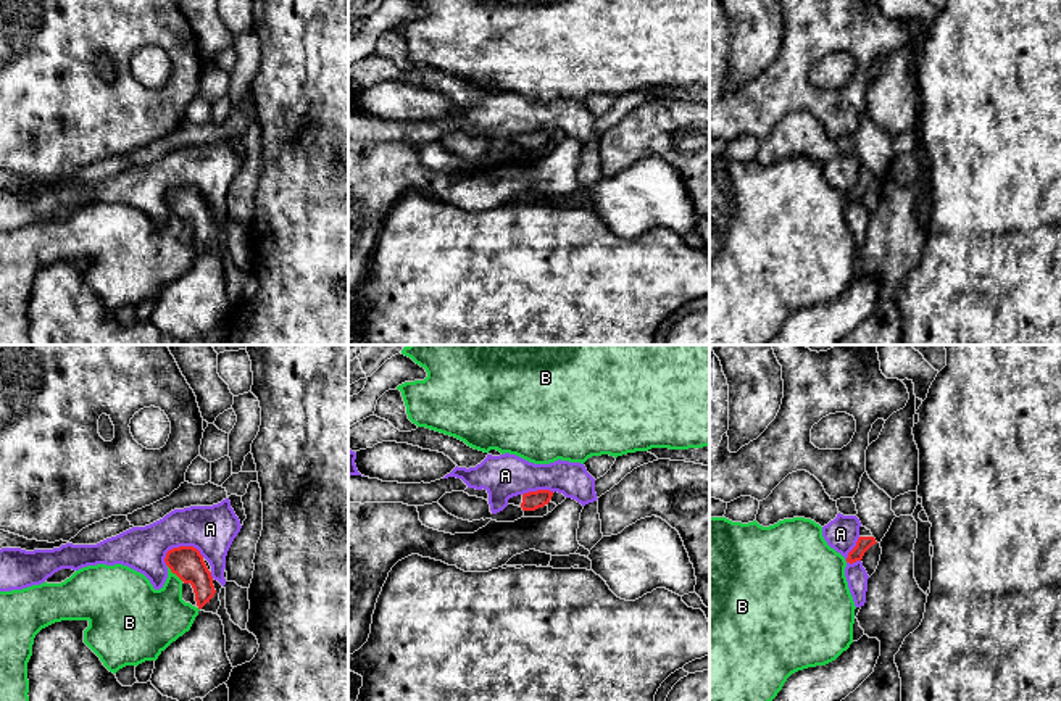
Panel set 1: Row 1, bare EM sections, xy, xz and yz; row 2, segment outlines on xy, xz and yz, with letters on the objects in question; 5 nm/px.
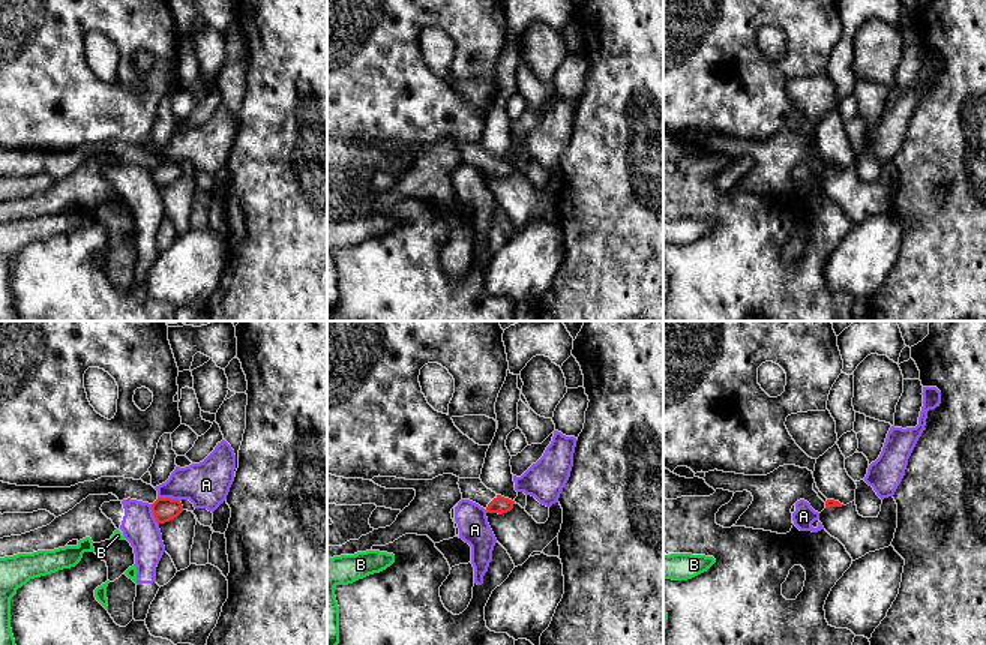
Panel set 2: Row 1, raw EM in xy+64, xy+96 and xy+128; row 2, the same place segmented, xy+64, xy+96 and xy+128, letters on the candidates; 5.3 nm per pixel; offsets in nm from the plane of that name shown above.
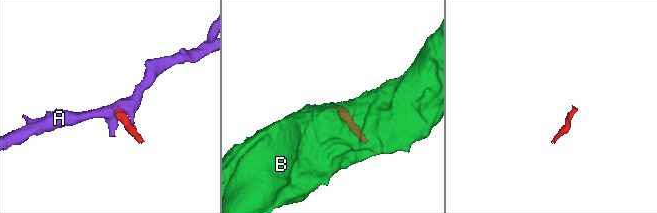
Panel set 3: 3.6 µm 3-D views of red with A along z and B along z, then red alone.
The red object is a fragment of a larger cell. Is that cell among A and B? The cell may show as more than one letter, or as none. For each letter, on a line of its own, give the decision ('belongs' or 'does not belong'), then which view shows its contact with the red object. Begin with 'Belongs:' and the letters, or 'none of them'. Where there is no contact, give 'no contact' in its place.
Belongs: none of them
A: does not belong; contact in xy
B: does not belong; contact in xy

